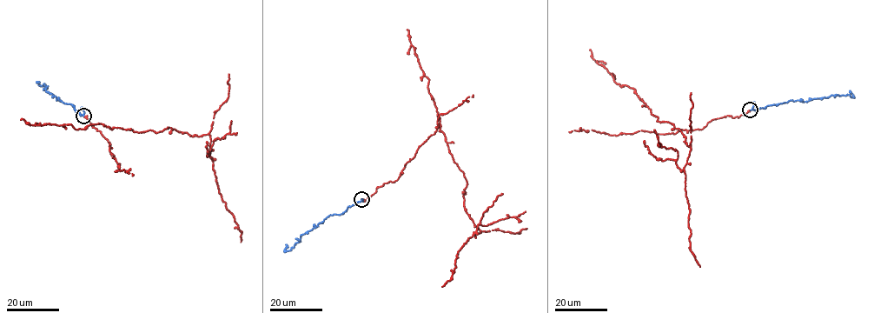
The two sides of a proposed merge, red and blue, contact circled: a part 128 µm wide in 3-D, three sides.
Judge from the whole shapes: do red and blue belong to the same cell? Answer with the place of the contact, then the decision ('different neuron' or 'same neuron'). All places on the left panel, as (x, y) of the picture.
(83, 116) | same neuron

